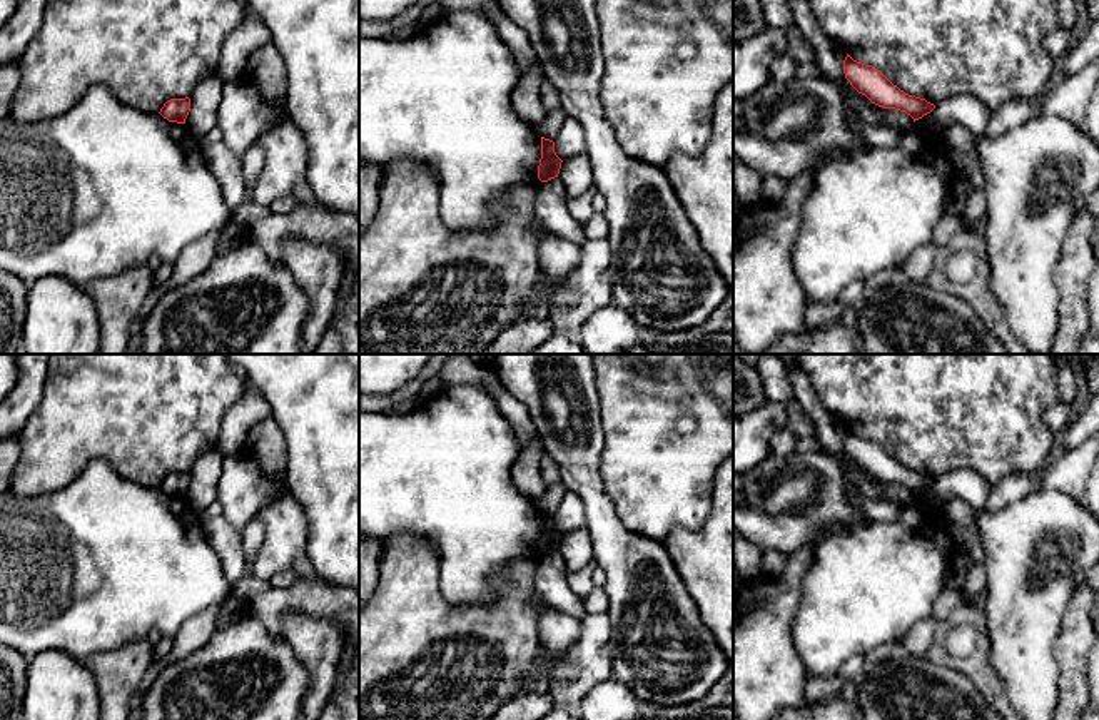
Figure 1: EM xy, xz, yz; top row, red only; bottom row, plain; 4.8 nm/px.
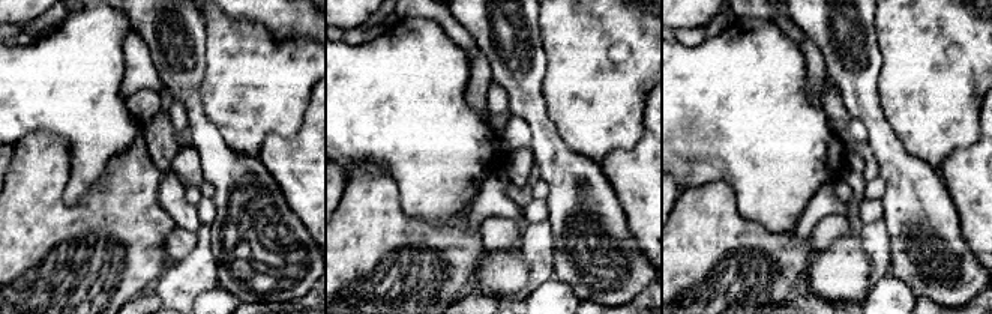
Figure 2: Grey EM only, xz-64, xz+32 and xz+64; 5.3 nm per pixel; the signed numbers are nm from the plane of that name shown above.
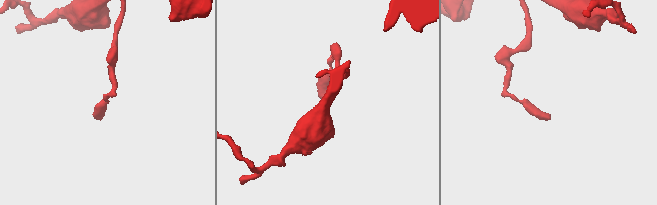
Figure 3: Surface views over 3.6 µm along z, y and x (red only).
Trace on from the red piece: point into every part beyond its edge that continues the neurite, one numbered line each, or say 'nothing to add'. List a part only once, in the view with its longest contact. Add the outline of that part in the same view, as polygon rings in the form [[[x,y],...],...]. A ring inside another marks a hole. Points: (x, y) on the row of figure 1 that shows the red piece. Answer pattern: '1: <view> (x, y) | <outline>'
nothing to add

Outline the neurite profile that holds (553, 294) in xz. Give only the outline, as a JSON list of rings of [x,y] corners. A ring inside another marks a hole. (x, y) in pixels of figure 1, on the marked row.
[[[546,276],[534,302],[534,316],[546,317],[551,309],[565,309],[573,306],[576,301],[576,292],[568,287],[568,277],[553,279]]]

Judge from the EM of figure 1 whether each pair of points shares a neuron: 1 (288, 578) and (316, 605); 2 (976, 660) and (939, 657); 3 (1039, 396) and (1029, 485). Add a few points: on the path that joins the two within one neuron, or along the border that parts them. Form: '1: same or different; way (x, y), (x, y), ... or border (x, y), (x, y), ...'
1: different; border (298, 577), (286, 587), (271, 587)
2: same; way (967, 664), (947, 660)
3: different; border (1036, 478), (1006, 475), (992, 486)

